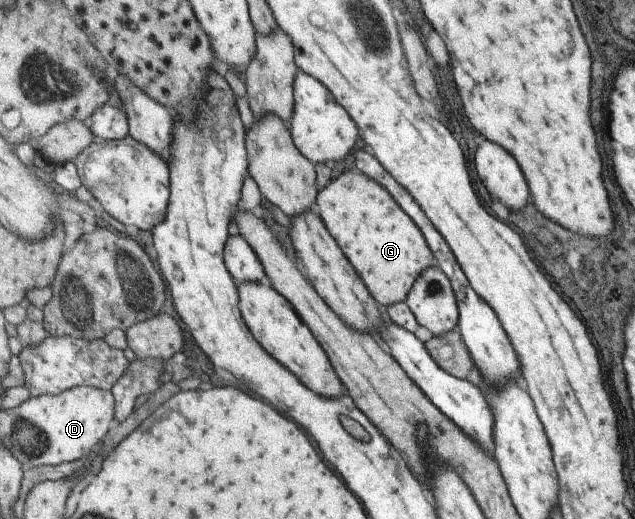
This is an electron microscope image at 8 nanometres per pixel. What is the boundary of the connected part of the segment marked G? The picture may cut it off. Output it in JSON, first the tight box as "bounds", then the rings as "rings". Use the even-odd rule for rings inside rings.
{"bounds":[317,169,437,309],"rings":[[[356,169],[342,173],[332,180],[325,190],[320,190],[317,205],[320,217],[328,225],[329,232],[344,249],[351,264],[355,266],[369,288],[369,292],[373,294],[377,302],[380,302],[383,309],[391,304],[405,302],[421,275],[437,265],[432,247],[416,221],[405,212],[404,208],[401,208],[396,198],[384,185],[379,184],[365,173]]]}

